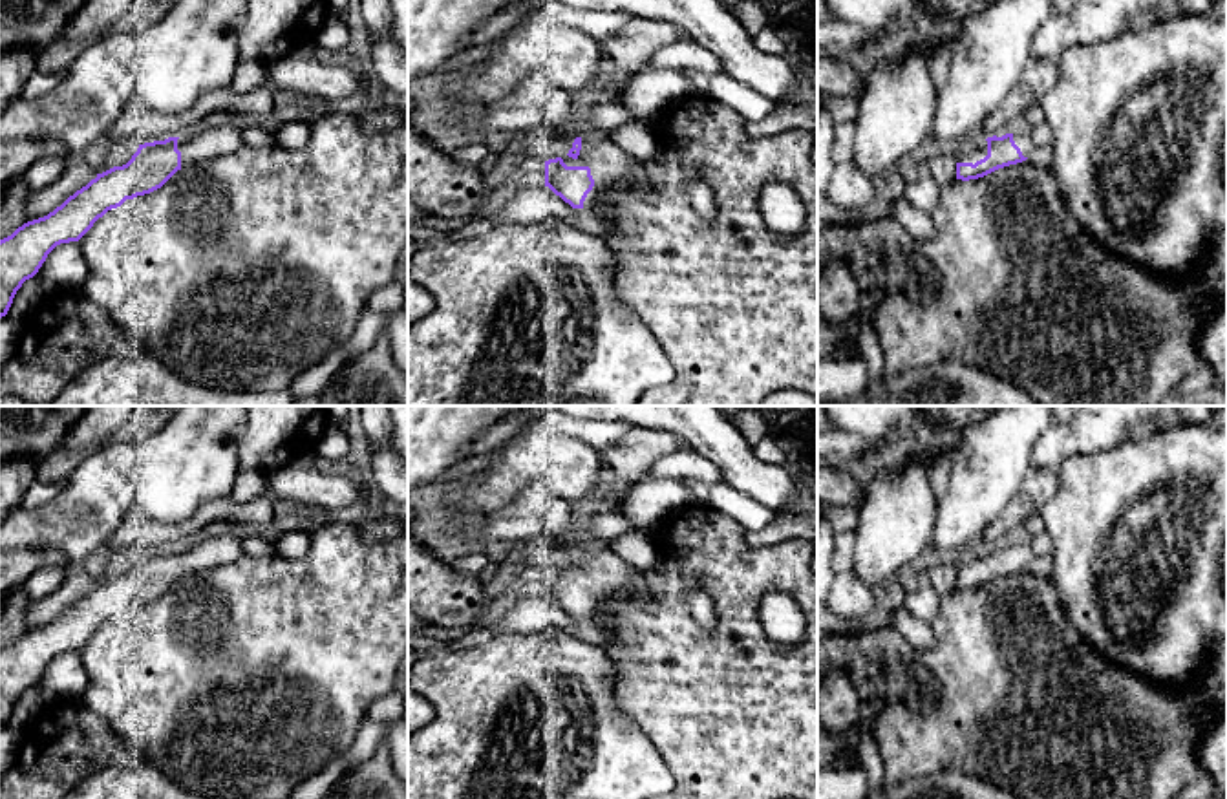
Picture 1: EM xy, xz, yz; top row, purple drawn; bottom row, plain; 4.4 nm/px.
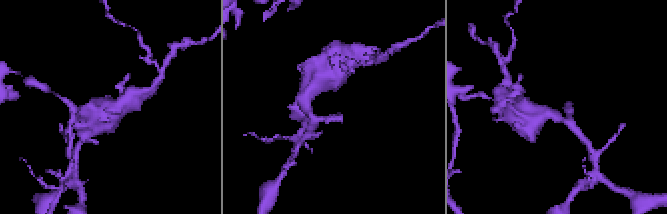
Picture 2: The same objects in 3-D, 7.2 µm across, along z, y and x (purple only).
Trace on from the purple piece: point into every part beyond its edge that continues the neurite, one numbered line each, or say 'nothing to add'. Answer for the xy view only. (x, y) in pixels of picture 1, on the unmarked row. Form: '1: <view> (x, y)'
1: xy (203, 553)

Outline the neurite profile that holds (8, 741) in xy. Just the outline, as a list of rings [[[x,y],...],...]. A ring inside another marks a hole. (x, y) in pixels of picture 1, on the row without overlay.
[[[0,728],[0,777],[9,772],[15,762],[18,740],[11,730]]]

